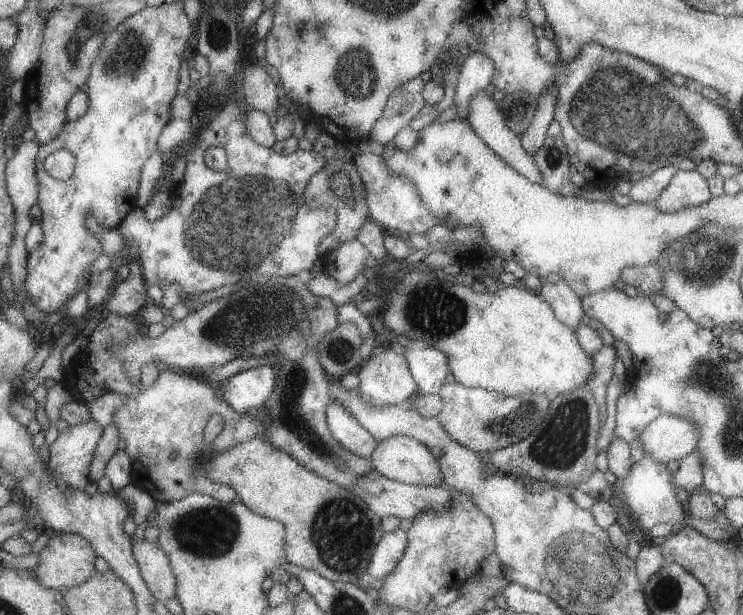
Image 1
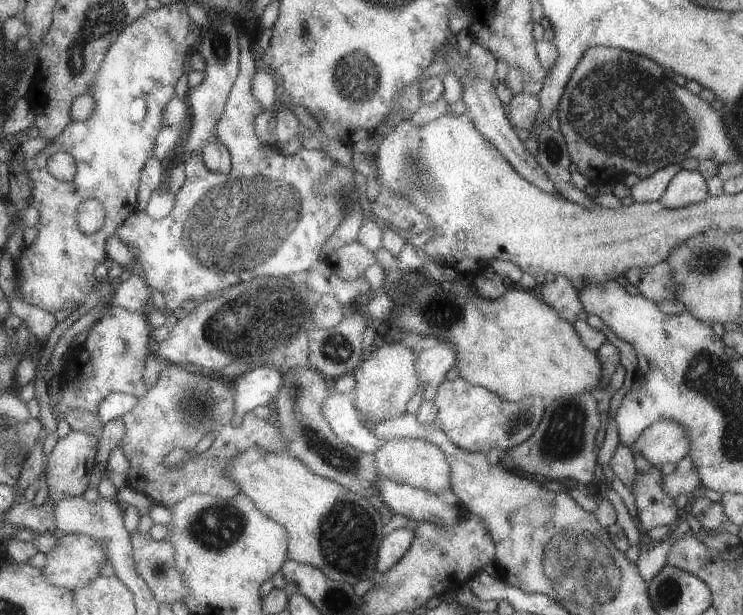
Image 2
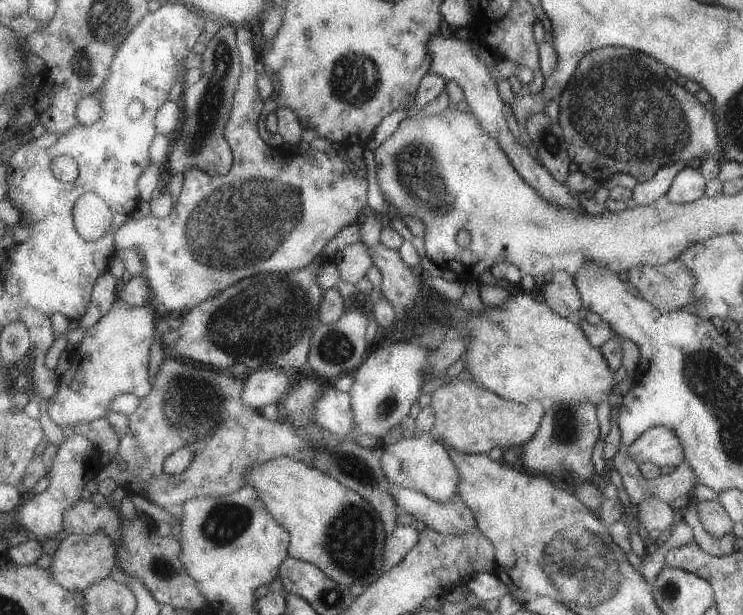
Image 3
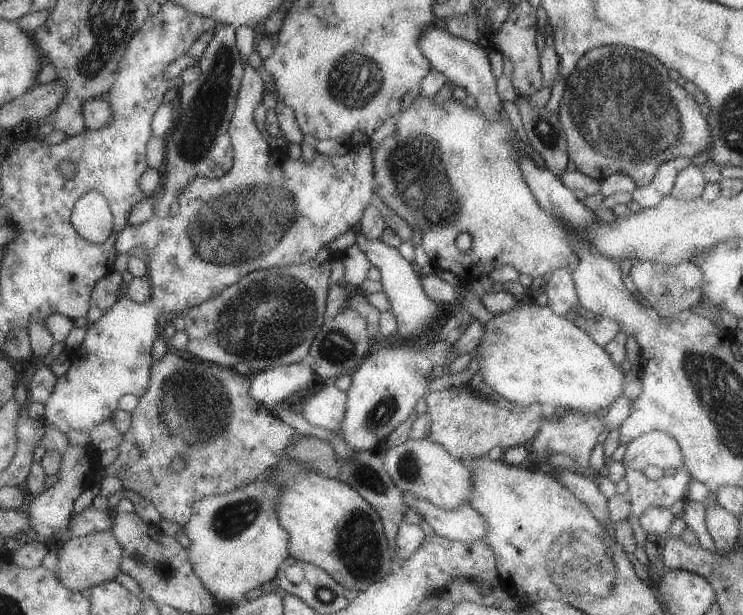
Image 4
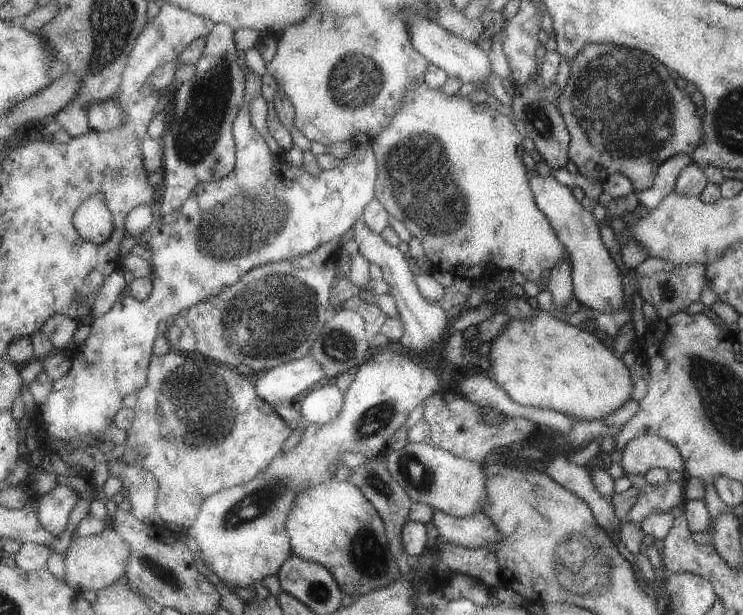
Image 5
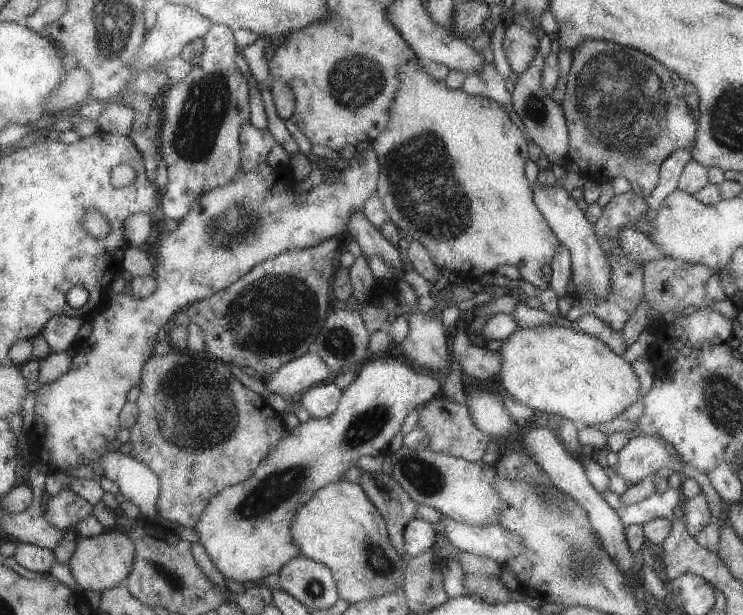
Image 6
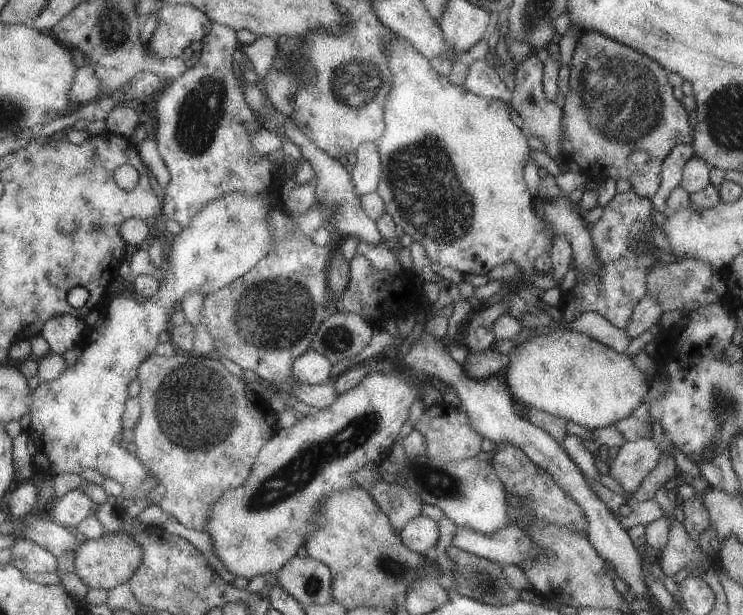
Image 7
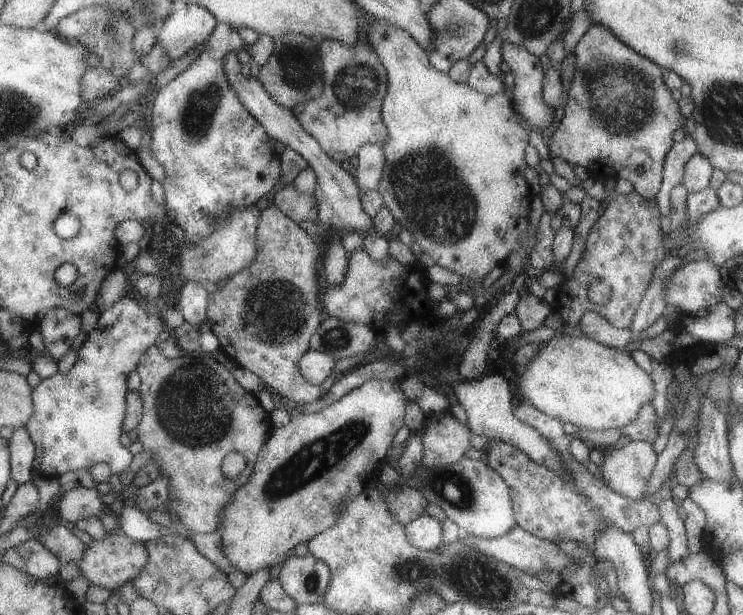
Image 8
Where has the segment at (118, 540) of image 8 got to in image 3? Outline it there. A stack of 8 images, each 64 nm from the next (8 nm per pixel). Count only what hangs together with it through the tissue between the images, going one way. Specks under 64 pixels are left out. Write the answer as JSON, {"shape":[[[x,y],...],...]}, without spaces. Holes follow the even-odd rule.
{"shape":[[[70,533],[60,542],[49,566],[55,582],[70,591],[89,589],[96,582],[103,581],[118,568],[118,546],[106,534],[86,535]]]}

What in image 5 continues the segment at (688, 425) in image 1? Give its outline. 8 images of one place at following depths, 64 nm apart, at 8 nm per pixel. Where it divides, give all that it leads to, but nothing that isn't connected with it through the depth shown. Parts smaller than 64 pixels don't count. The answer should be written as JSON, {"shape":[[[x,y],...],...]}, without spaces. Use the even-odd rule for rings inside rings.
{"shape":[[[643,434],[627,442],[621,450],[618,464],[627,478],[644,476],[653,468],[684,474],[683,460],[677,448],[669,440],[655,434]]]}

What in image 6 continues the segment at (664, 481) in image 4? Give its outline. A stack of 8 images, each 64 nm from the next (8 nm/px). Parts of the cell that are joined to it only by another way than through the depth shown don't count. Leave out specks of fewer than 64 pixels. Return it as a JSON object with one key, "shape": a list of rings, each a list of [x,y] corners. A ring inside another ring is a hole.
{"shape":[[[668,487],[663,492],[653,490],[649,496],[629,507],[625,507],[620,502],[619,496],[608,489],[601,493],[601,498],[615,510],[623,527],[628,525],[642,526],[645,522],[656,517],[673,519],[673,508],[680,506],[683,500],[679,487]]]}

